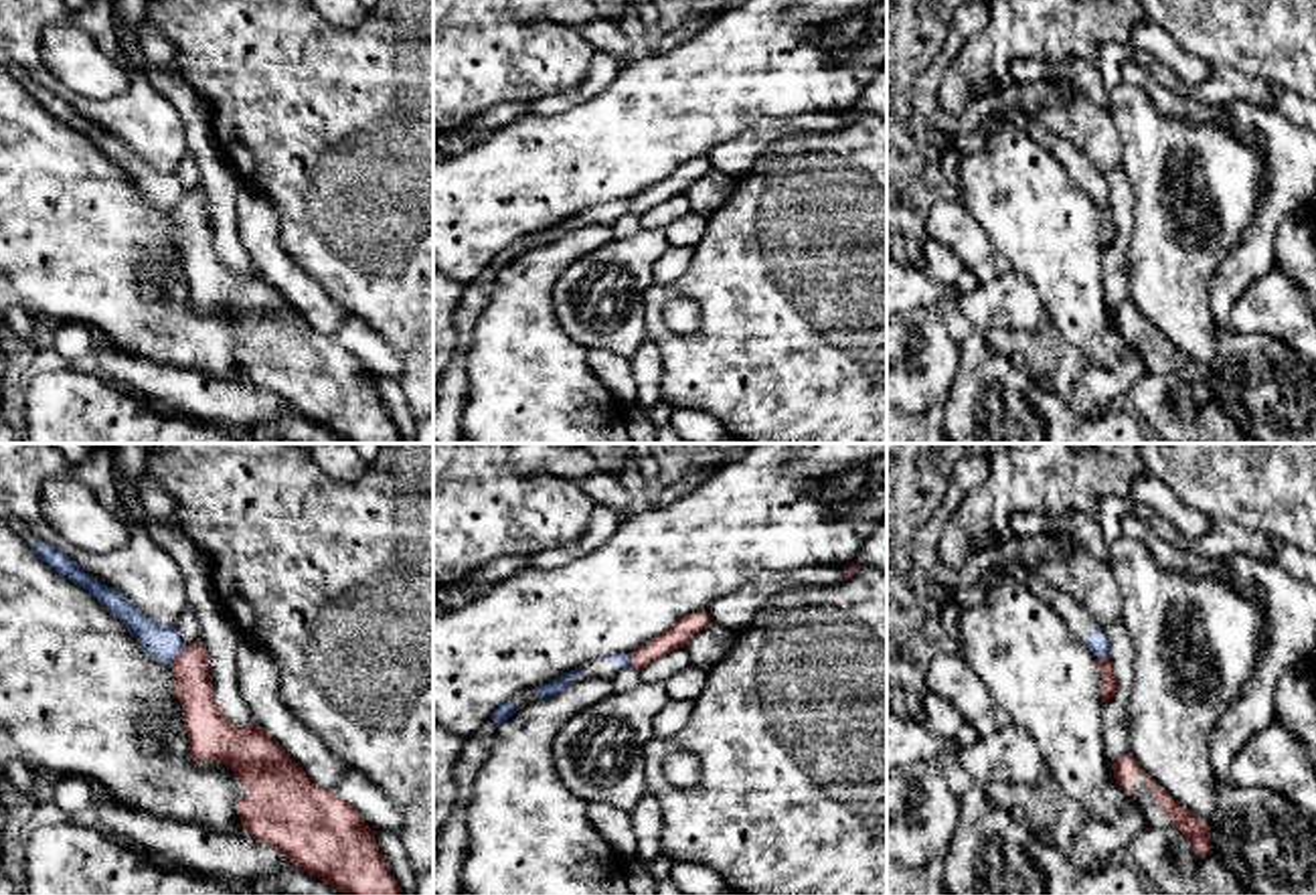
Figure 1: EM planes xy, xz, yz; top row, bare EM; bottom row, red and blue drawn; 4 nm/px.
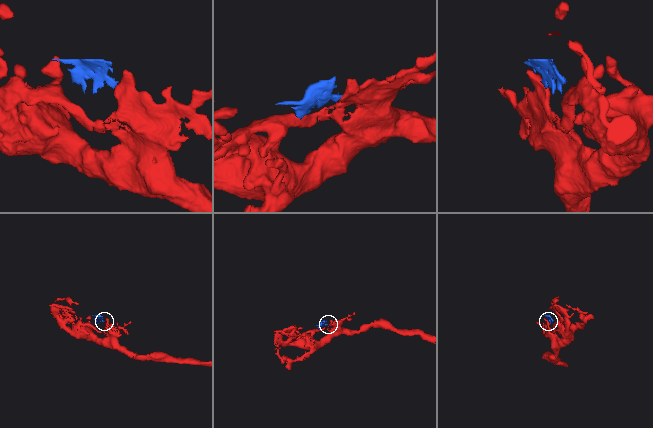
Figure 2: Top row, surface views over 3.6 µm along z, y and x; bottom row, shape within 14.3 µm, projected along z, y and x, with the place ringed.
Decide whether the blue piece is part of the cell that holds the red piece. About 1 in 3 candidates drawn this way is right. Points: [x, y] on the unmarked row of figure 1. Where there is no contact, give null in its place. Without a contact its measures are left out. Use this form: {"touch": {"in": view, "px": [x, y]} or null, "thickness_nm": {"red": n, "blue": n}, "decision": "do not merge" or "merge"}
{"touch": {"in": "xy", "px": [177, 201]}, "thickness_nm": {"red": 160, "blue": 140}, "decision": "do not merge"}

